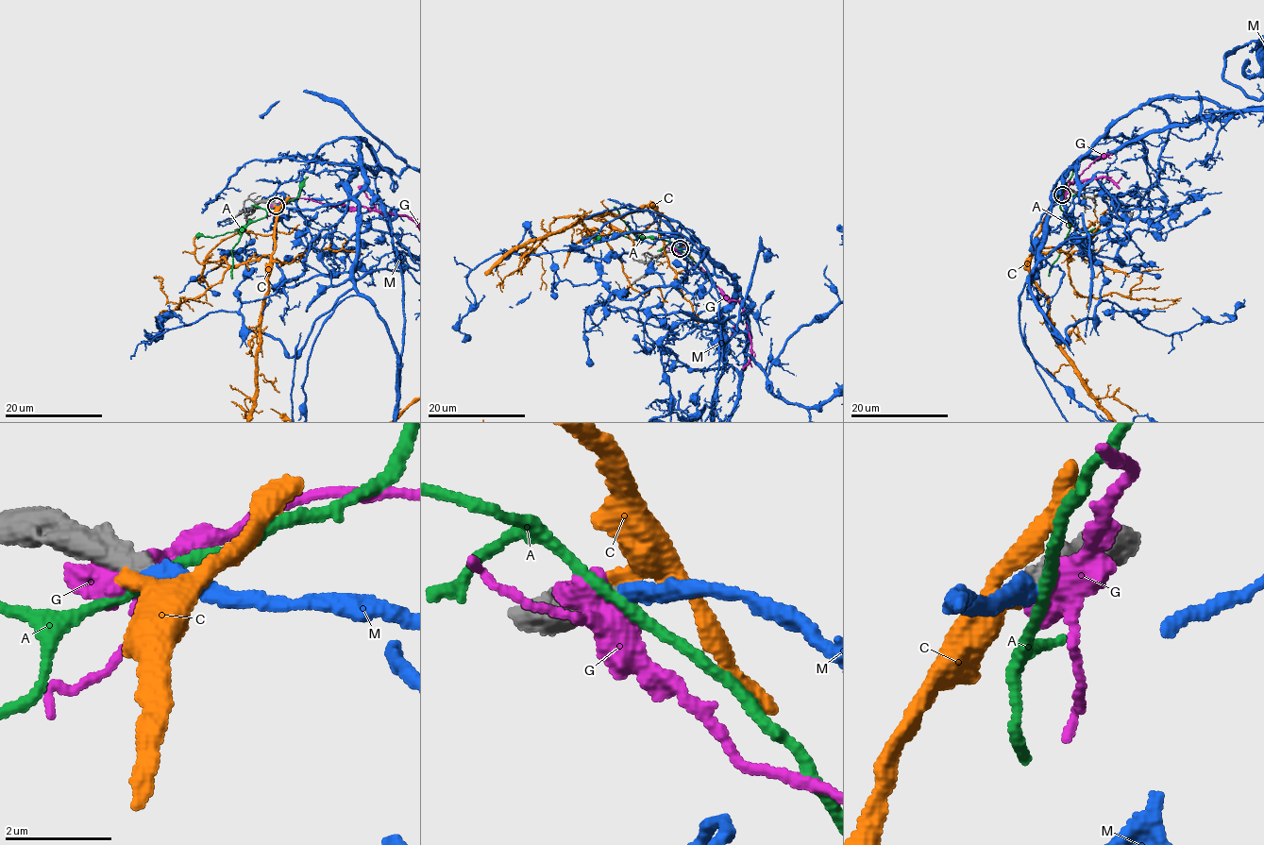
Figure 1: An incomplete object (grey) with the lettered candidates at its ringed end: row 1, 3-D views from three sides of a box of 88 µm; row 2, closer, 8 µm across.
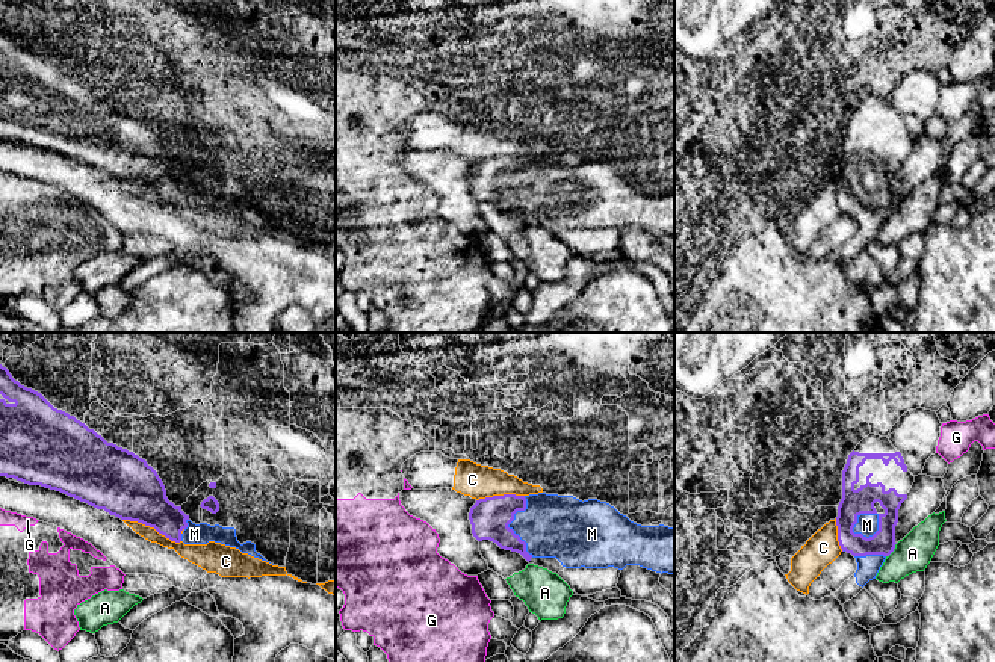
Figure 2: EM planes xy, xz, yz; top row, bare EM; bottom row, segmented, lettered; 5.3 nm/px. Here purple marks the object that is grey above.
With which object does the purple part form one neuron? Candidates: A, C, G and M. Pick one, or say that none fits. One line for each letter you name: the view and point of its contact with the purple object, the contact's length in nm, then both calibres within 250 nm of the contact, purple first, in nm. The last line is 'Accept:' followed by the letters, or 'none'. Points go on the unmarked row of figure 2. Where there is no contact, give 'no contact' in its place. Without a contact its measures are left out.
M: contact yz (861, 174); length 180 nm; calibres 140 and 120 nm
Accept: M

